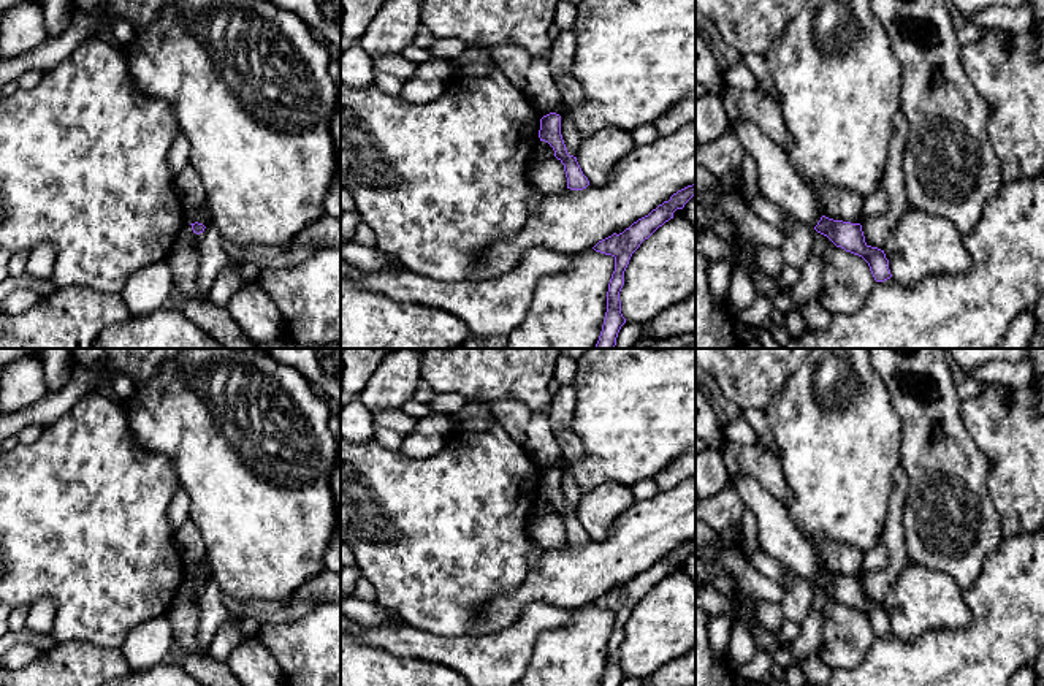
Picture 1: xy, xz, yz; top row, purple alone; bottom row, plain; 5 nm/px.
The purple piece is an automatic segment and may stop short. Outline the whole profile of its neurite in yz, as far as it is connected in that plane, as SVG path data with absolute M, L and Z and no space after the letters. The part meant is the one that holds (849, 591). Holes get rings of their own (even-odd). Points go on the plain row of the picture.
M822 570L814 585L827 591L836 602L862 612L868 618L876 637L884 637L892 632L884 605L865 597L860 578L833 575Z

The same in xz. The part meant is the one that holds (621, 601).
M695 539L688 540L664 556L648 570L634 577L623 588L599 596L592 604L596 607L612 610L615 613L615 626L612 629L607 646L607 667L602 680L602 686L619 686L626 678L621 669L619 646L624 640L624 626L629 619L632 608L640 599L648 594L659 581L673 574L676 564L683 564L684 559L695 551Z

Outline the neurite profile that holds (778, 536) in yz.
M738 475L732 485L756 516L759 547L797 577L814 583L822 567L786 505L751 475Z

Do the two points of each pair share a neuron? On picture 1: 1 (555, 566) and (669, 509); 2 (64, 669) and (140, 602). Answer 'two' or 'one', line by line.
1: one
2: two

